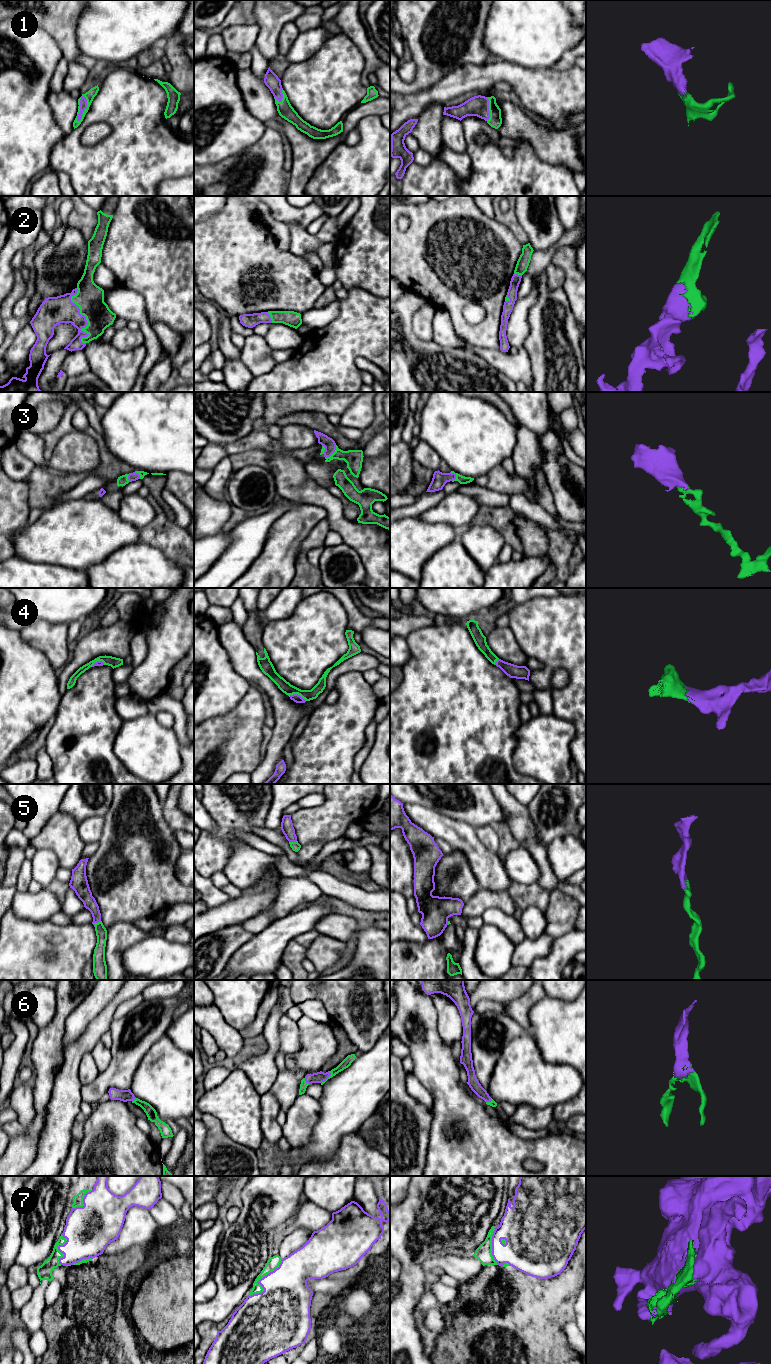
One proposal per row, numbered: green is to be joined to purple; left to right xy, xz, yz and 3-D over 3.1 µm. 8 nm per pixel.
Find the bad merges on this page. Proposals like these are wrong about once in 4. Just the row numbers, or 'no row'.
7

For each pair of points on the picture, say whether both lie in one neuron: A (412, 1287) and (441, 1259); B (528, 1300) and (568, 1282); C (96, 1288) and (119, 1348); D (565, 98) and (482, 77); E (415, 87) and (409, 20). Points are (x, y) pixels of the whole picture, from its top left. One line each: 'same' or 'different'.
A: different
B: same
C: same
D: same
E: same

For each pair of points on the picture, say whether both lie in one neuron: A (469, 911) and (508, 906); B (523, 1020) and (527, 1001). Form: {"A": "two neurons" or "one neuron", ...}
{"A": "one neuron", "B": "one neuron"}

